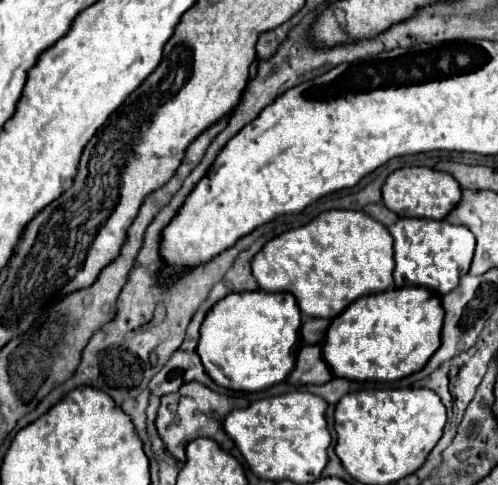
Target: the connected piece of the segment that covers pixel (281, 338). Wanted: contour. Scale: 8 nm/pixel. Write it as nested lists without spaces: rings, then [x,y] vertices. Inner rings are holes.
[[[231,292],[219,300],[201,324],[197,354],[207,374],[225,388],[259,392],[271,388],[291,374],[301,348],[301,312],[289,292]]]

